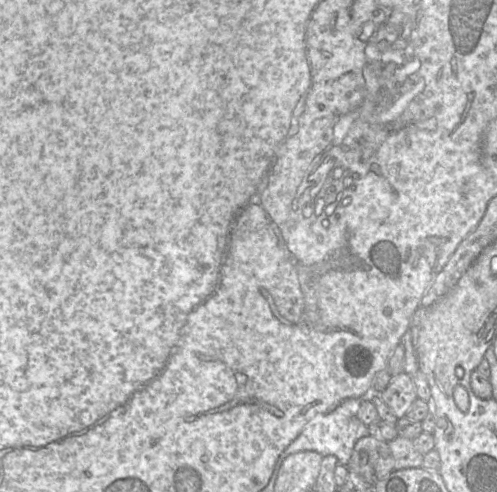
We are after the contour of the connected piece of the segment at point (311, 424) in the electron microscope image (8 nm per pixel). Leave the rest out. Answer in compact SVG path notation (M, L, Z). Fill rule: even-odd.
M349 399L332 412L318 414L313 417L308 421L298 437L286 448L280 457L280 461L293 453L315 451L322 456L335 456L338 464L347 465L355 443L360 438L368 436L368 426L357 417L360 404L361 399Z

